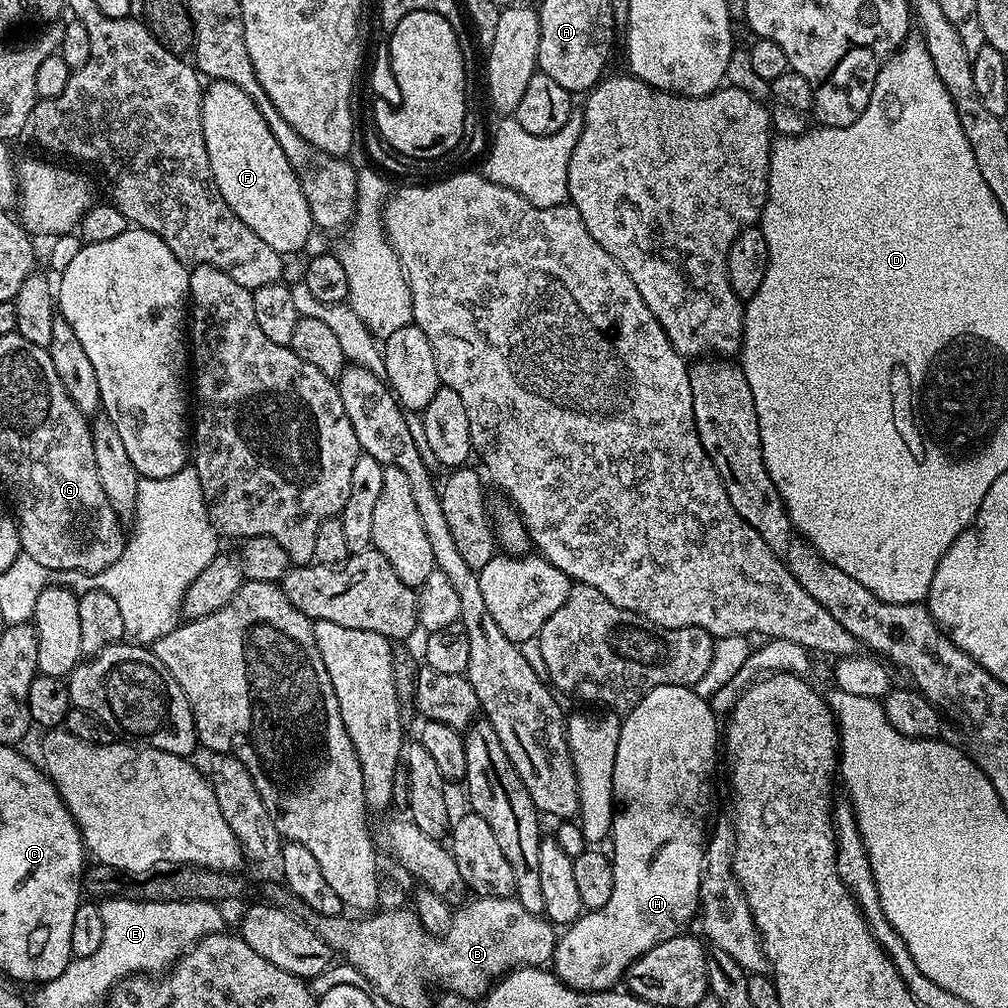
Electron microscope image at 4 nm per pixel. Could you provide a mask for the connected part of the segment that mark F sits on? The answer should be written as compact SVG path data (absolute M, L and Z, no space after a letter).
M213 80L204 88L202 98L202 134L206 138L206 150L210 158L210 170L222 198L226 198L226 206L262 238L271 248L281 254L296 254L314 232L310 206L306 206L306 194L298 186L298 178L294 170L290 170L290 162L286 162L286 154L282 154L282 146L278 146L274 134L270 134L270 126L266 126L266 118L262 118L262 110L246 94L246 90L238 90L234 82Z

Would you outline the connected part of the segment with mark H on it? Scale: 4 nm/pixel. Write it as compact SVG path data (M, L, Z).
M658 686L650 690L639 700L632 711L623 717L620 726L620 737L618 738L618 754L614 758L614 786L612 793L616 795L616 817L612 823L612 838L615 845L615 857L612 859L614 870L614 890L602 906L593 912L585 911L574 923L567 925L559 933L556 941L556 949L550 961L551 971L566 986L570 986L579 992L607 992L615 989L616 984L625 979L630 965L646 950L654 950L662 942L681 935L688 923L697 919L700 910L700 883L704 873L704 849L706 847L706 831L704 832L704 819L712 808L712 771L716 768L716 722L718 716L712 712L707 699L704 699L694 692L691 687L682 686Z

